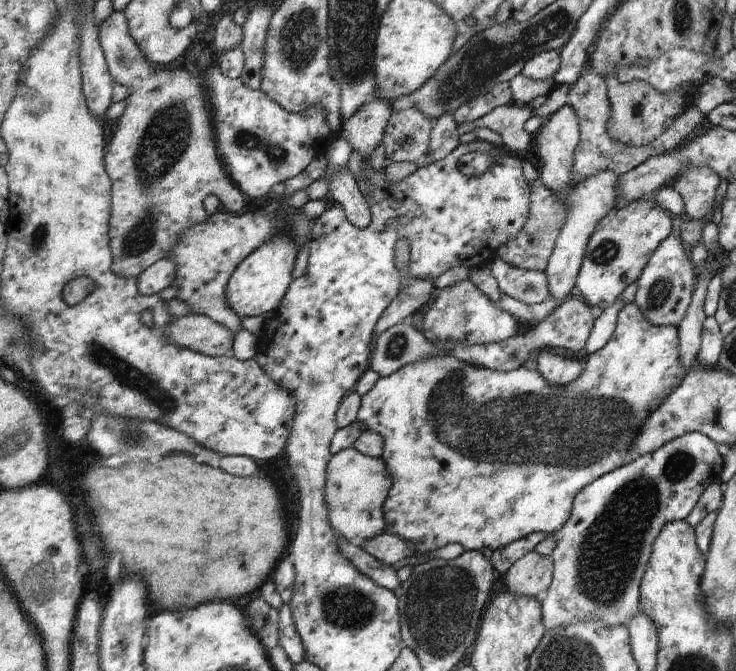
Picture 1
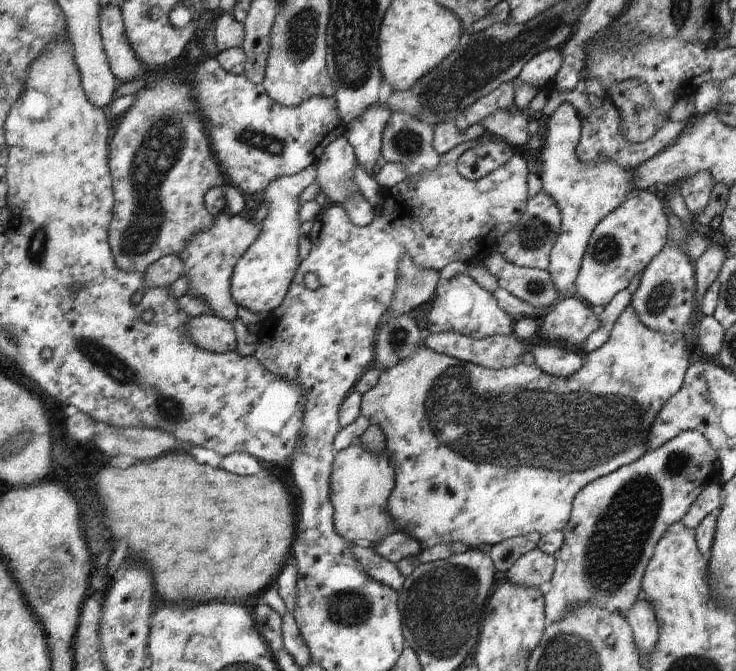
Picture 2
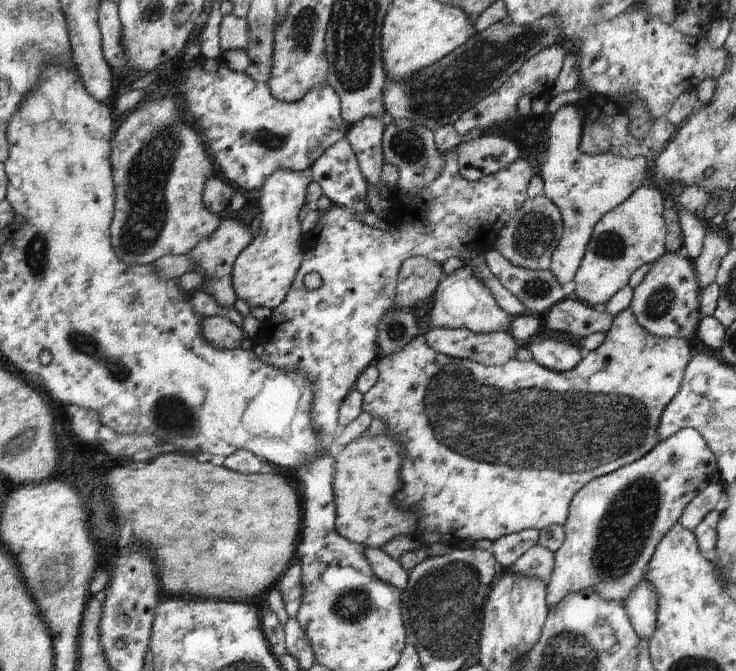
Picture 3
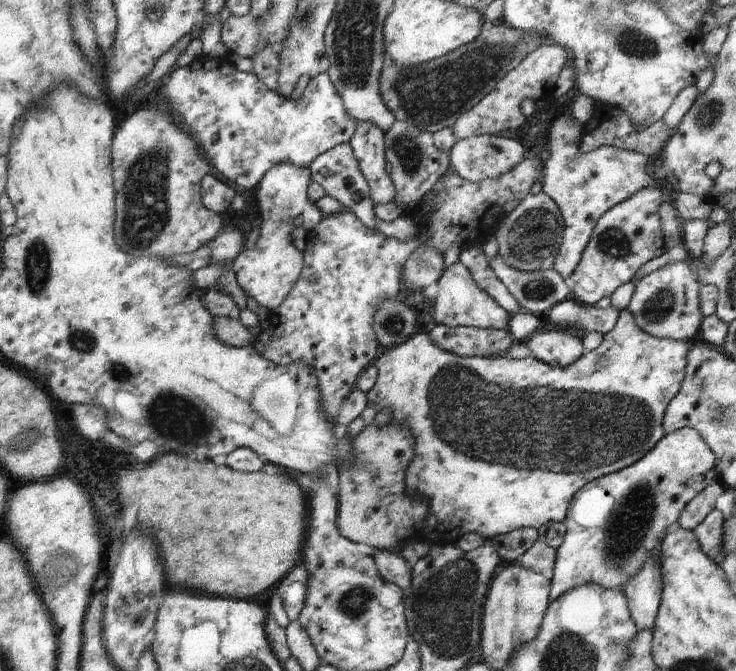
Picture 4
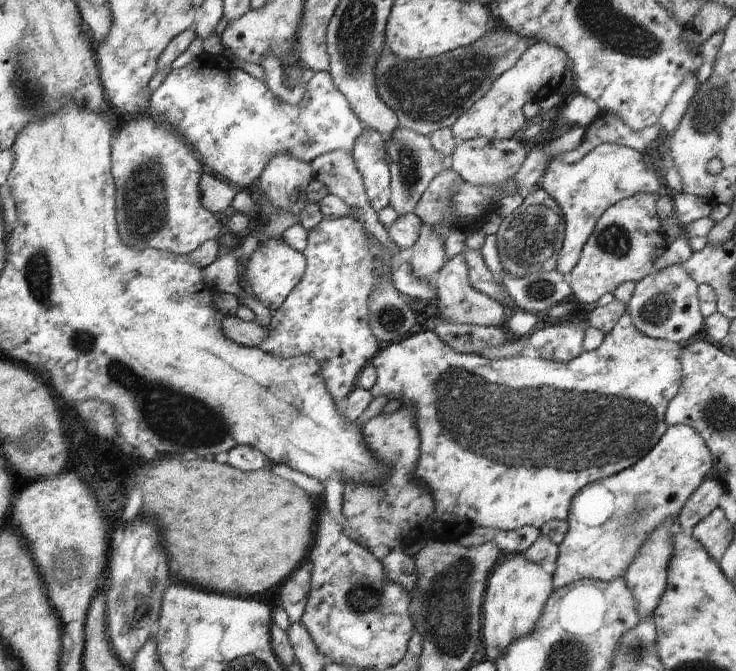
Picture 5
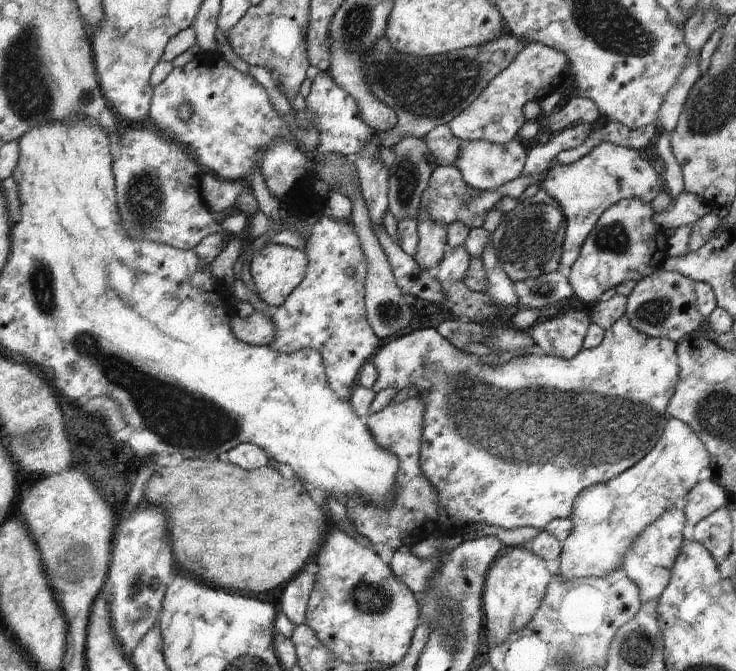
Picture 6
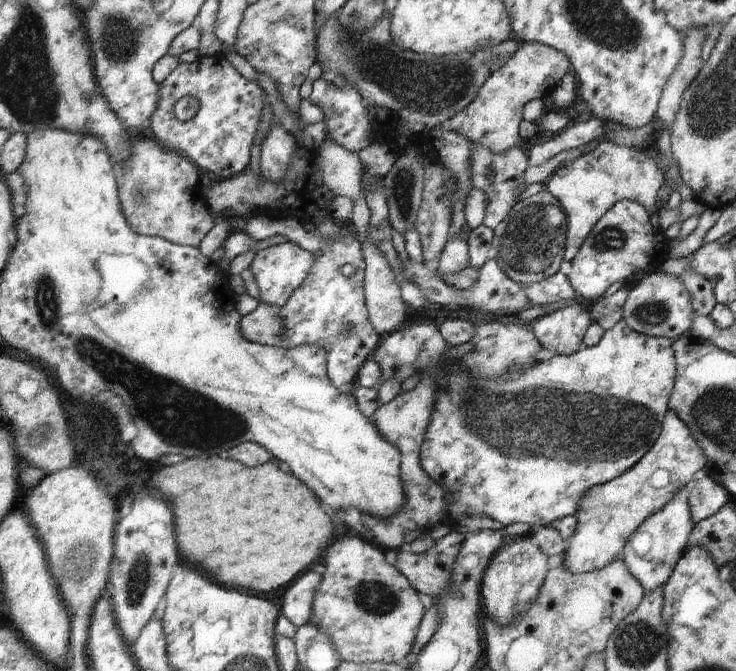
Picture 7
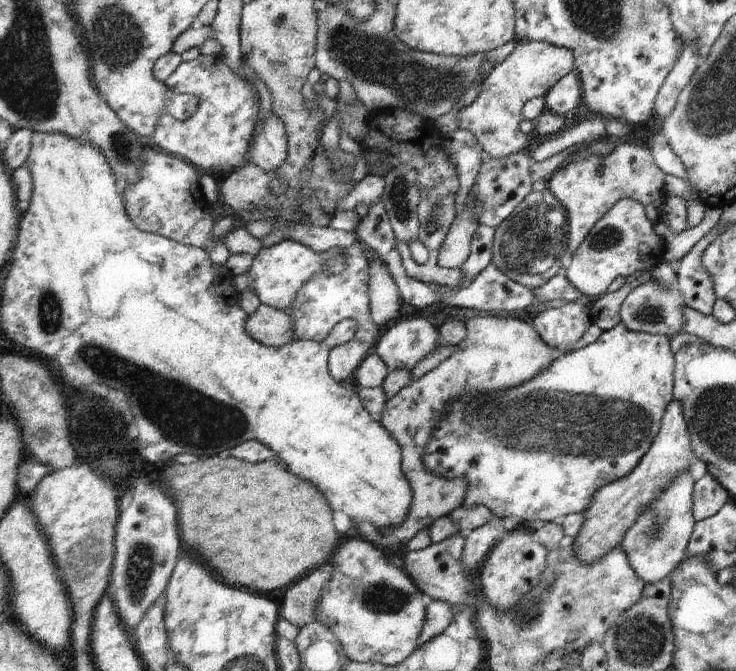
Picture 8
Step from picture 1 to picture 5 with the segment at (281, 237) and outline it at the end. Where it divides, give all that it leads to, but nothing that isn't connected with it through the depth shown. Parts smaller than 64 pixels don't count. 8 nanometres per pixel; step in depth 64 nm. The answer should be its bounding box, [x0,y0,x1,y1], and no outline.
[236,152,324,330]

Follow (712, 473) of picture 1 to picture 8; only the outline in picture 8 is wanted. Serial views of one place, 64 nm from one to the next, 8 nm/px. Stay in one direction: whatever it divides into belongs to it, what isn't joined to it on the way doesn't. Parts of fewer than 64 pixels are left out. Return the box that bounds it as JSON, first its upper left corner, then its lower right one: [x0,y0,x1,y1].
[572,400,697,564]

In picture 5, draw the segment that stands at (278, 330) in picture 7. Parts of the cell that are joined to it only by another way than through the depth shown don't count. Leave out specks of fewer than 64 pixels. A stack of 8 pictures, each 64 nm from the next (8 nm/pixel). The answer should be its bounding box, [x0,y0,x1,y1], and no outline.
[221,316,268,347]

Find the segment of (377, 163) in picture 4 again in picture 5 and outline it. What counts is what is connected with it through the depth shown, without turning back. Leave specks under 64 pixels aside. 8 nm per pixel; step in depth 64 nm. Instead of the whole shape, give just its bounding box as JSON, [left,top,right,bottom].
[352,127,391,213]

